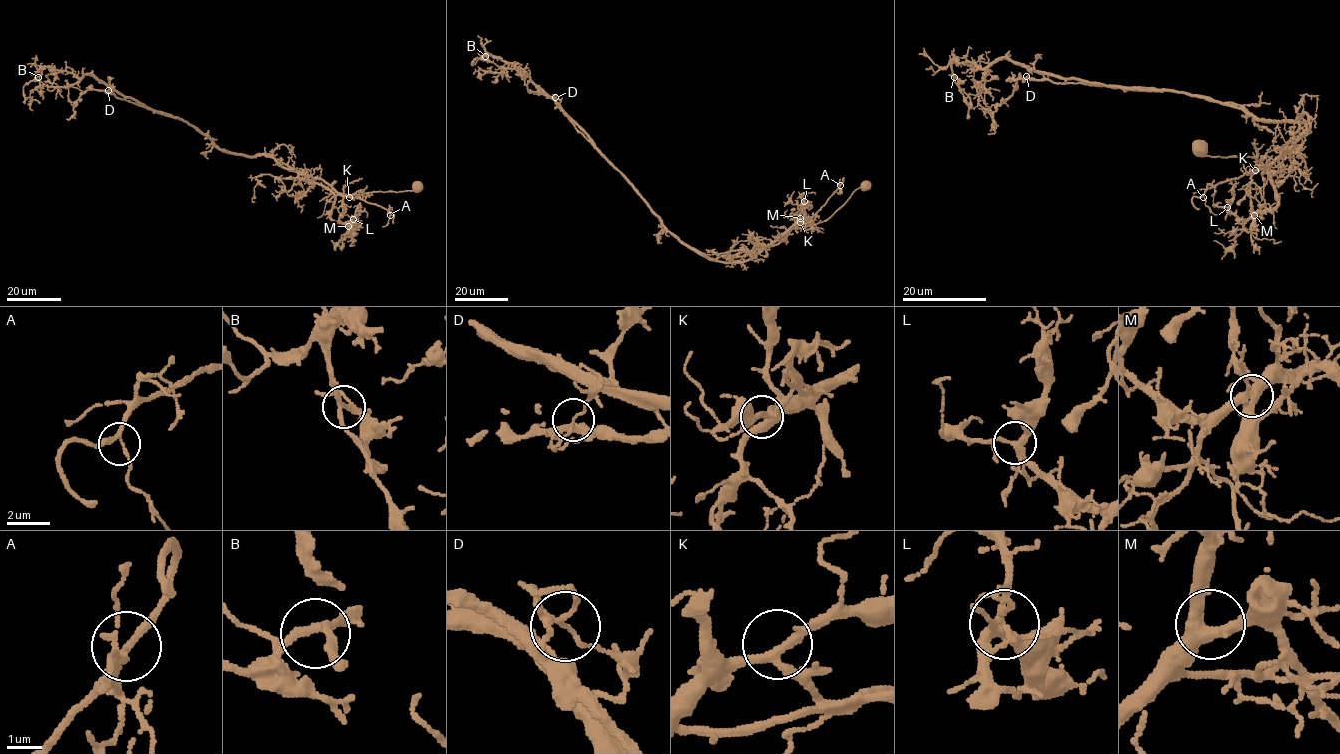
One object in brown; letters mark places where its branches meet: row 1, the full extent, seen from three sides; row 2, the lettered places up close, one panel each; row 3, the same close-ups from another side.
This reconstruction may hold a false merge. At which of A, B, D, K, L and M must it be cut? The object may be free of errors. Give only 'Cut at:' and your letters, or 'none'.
Cut at: D

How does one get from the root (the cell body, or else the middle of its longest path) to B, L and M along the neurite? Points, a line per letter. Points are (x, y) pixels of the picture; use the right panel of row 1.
B: (1201, 149), (1266, 166), (1301, 116), (1262, 122), (1006, 57), (956, 61), (954, 77)
L: (1201, 149), (1203, 155), (1248, 156), (1264, 165), (1277, 204), (1245, 219), (1237, 218), (1227, 207)
M: (1201, 149), (1203, 155), (1248, 156), (1264, 165), (1278, 204), (1254, 215)

